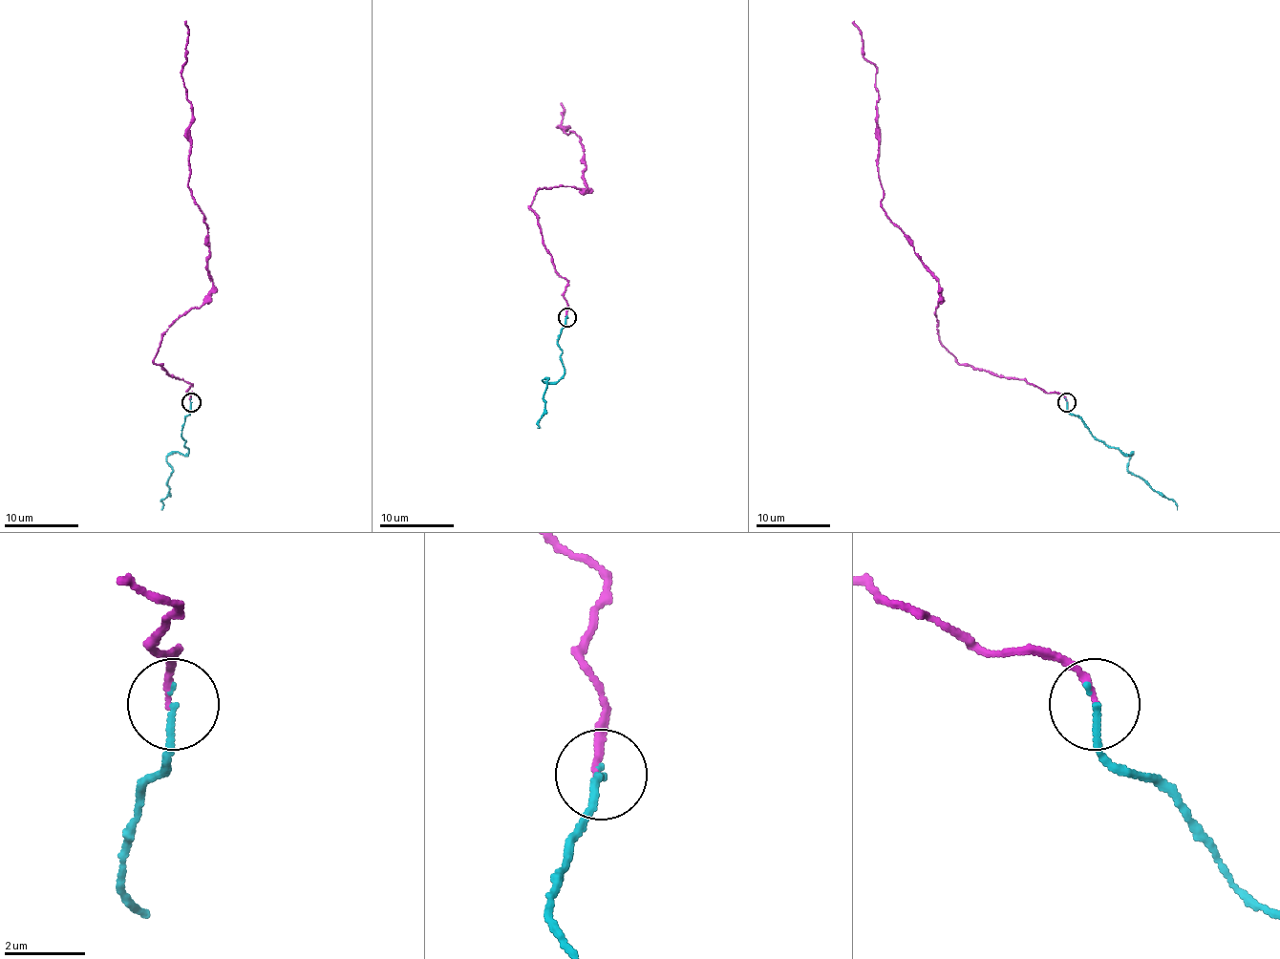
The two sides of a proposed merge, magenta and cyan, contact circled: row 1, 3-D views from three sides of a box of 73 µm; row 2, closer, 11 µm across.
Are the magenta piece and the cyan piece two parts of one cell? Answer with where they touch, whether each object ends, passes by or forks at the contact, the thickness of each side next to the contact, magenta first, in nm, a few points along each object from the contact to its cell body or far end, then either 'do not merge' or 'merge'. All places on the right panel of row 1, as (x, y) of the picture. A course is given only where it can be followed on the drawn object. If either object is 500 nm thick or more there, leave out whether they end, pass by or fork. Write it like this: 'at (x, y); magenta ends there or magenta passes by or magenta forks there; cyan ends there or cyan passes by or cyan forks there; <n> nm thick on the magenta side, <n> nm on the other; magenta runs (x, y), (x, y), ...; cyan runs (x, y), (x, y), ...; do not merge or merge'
at (1066, 402); magenta ends there; cyan ends there; 150 nm thick on the magenta side, 150 nm on the other; magenta runs (1067, 402), (1059, 394), (957, 362), (941, 343), (939, 280), (882, 205), (876, 67), (864, 57), (853, 20); cyan runs (1067, 402), (1067, 410), (1093, 436), (1122, 453), (1132, 453), (1128, 469), (1171, 499), (1177, 510); merge

